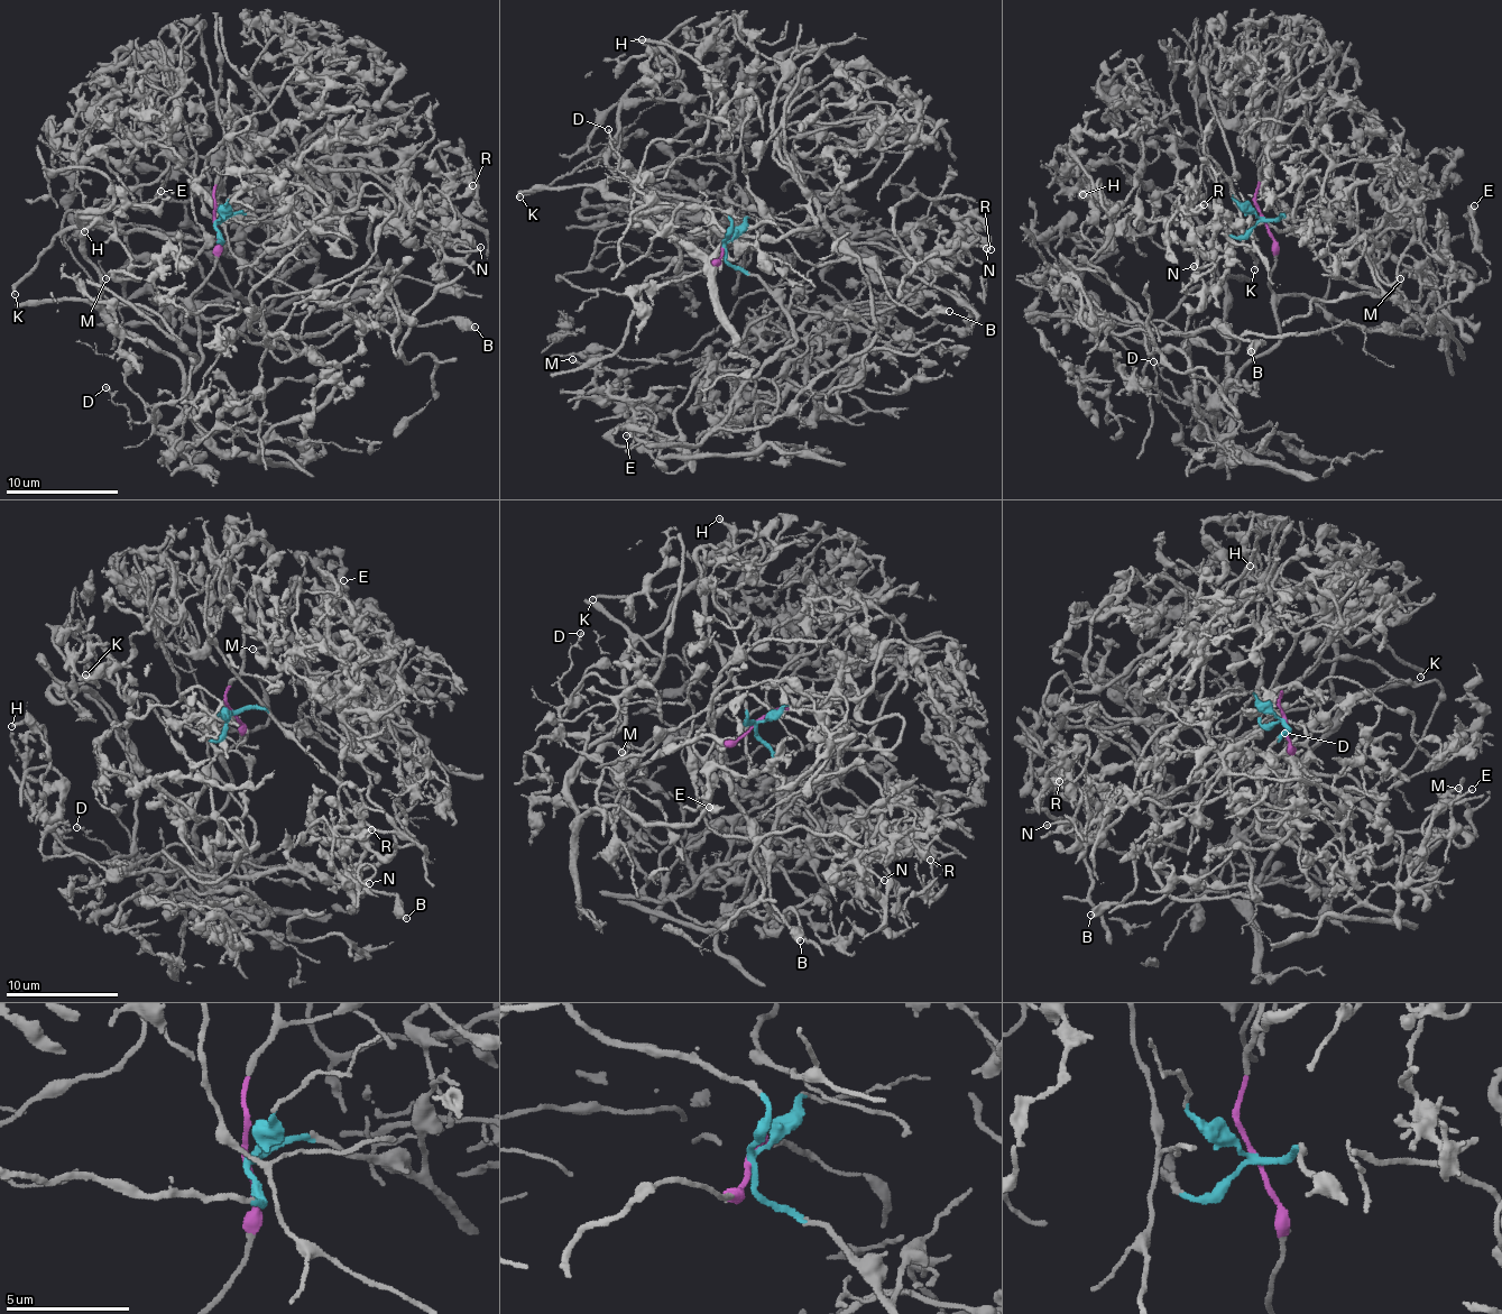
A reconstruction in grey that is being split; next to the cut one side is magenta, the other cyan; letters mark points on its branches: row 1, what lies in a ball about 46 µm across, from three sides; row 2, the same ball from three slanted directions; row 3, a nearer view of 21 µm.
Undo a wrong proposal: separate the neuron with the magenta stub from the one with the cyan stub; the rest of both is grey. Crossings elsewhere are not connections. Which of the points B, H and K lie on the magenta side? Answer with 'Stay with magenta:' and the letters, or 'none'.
Stay with magenta: H

